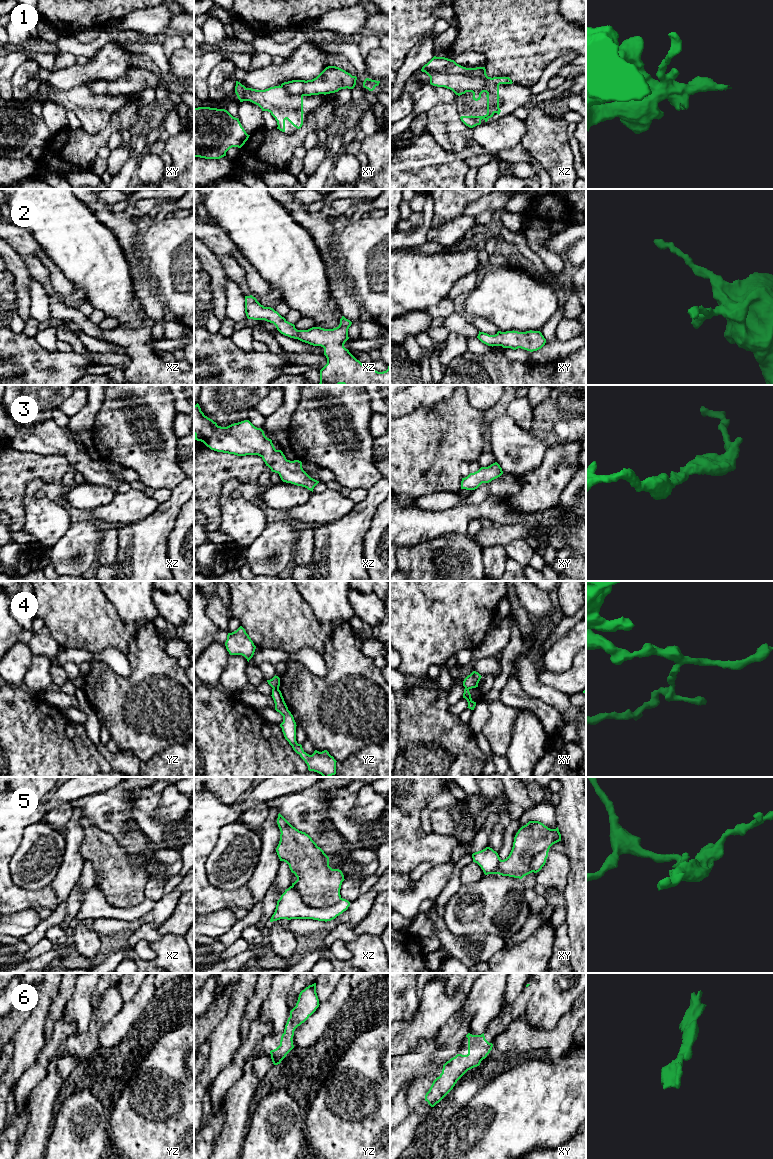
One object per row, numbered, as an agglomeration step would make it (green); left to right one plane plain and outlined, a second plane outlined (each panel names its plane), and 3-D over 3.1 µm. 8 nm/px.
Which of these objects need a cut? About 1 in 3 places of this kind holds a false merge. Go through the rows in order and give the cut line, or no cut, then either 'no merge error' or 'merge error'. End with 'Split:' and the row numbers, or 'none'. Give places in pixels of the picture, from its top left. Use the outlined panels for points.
1: cut in xz along (422, 68), (428, 71), (479, 76), (498, 85); merge error
2: no cut; no merge error
3: no cut; no merge error
4: cut in yz along (273, 687), (278, 688); merge error
5: cut in xz along (292, 885), (303, 901), (310, 906), (329, 907), (341, 898); merge error
6: no cut; no merge error
Split: 1, 4, 5

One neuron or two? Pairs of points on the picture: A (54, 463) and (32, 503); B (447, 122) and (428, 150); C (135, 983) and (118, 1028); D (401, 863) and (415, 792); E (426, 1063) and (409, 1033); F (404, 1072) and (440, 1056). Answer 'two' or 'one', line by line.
A: two
B: two
C: two
D: one
E: two
F: one

